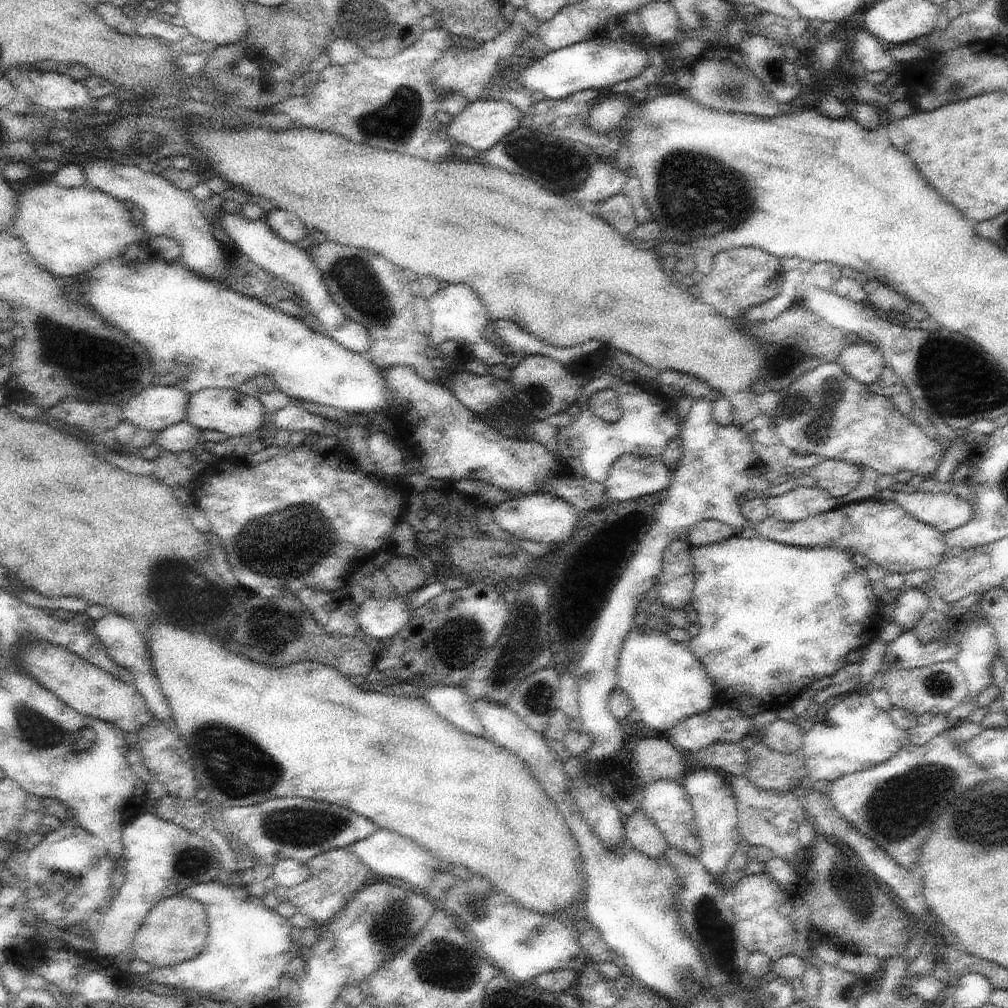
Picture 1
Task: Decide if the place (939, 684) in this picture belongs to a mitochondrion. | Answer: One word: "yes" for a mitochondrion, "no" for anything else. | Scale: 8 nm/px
yes

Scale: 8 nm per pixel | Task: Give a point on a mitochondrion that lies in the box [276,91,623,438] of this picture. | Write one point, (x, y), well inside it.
(558, 166)

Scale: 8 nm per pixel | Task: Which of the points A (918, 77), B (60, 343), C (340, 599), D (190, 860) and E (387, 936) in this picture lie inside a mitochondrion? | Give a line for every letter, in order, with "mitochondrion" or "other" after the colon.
A: other
B: mitochondrion
C: other
D: mitochondrion
E: mitochondrion

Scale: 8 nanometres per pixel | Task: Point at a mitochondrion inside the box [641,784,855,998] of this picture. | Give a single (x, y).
(703, 916)

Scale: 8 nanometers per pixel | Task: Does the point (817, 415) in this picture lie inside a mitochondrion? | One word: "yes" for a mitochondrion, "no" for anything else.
yes

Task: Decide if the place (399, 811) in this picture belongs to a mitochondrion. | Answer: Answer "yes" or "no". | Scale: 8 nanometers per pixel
no

